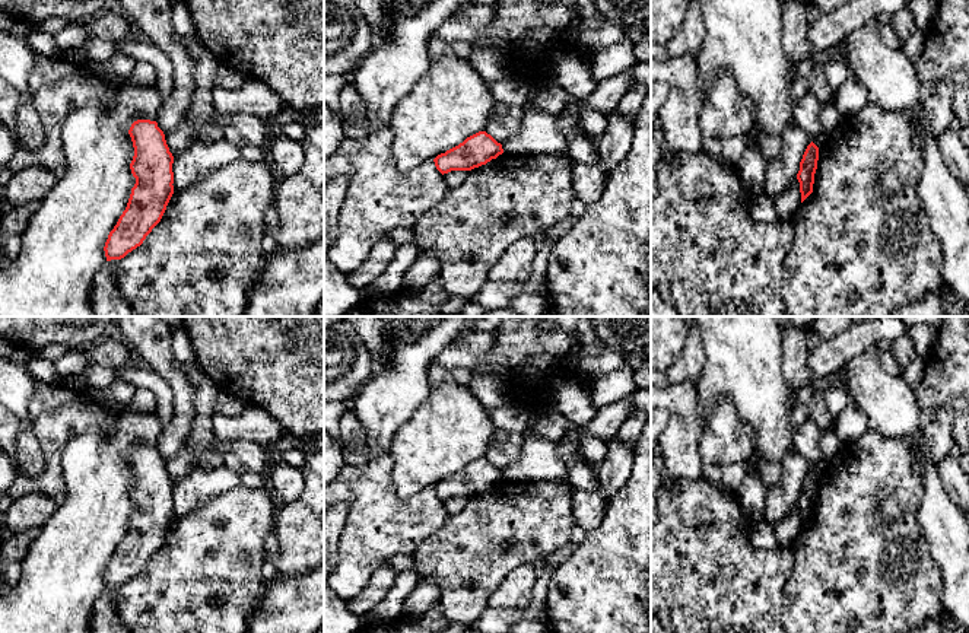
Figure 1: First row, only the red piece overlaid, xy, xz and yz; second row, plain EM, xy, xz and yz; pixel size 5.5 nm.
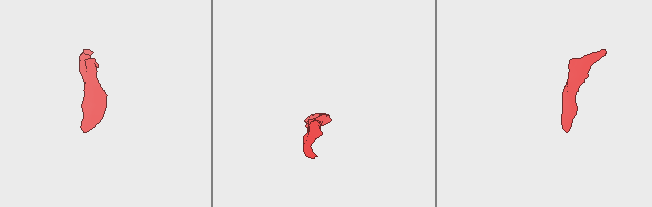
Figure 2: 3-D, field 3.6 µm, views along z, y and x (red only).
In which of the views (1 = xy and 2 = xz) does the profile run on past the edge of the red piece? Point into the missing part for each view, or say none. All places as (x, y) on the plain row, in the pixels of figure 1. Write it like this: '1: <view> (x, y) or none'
1: none
2: none

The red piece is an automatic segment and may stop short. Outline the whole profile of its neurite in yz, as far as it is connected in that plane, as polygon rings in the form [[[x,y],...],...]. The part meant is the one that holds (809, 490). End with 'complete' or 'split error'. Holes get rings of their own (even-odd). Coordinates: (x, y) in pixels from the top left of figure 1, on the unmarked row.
[[[811,468],[800,489],[797,506],[800,509],[801,529],[813,519],[814,500],[817,496],[819,474]]]; complete

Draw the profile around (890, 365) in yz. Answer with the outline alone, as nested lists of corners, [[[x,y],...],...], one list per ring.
[[[890,352],[881,353],[879,360],[881,362],[881,366],[887,373],[902,378],[903,369],[899,366],[897,360]]]

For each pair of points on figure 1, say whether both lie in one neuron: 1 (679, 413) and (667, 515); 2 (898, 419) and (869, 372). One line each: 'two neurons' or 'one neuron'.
1: two neurons
2: one neuron

